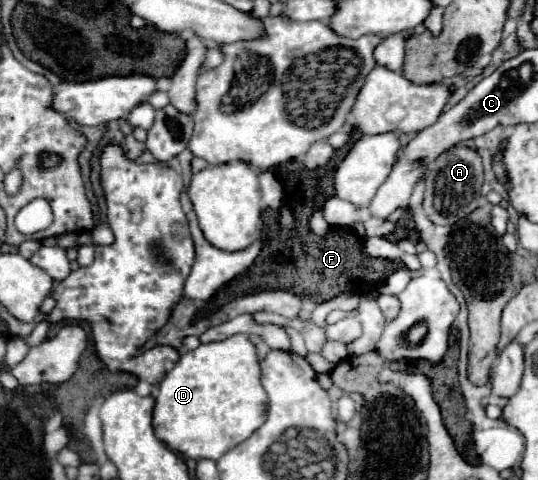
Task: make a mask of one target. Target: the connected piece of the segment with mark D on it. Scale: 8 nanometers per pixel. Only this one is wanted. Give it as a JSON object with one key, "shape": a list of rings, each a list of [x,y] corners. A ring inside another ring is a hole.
{"shape":[[[246,333],[232,335],[224,341],[214,341],[184,353],[172,371],[164,375],[158,387],[154,405],[154,433],[172,451],[192,459],[218,459],[228,449],[248,439],[264,421],[268,413],[268,395],[260,385],[260,361],[254,343]]]}

